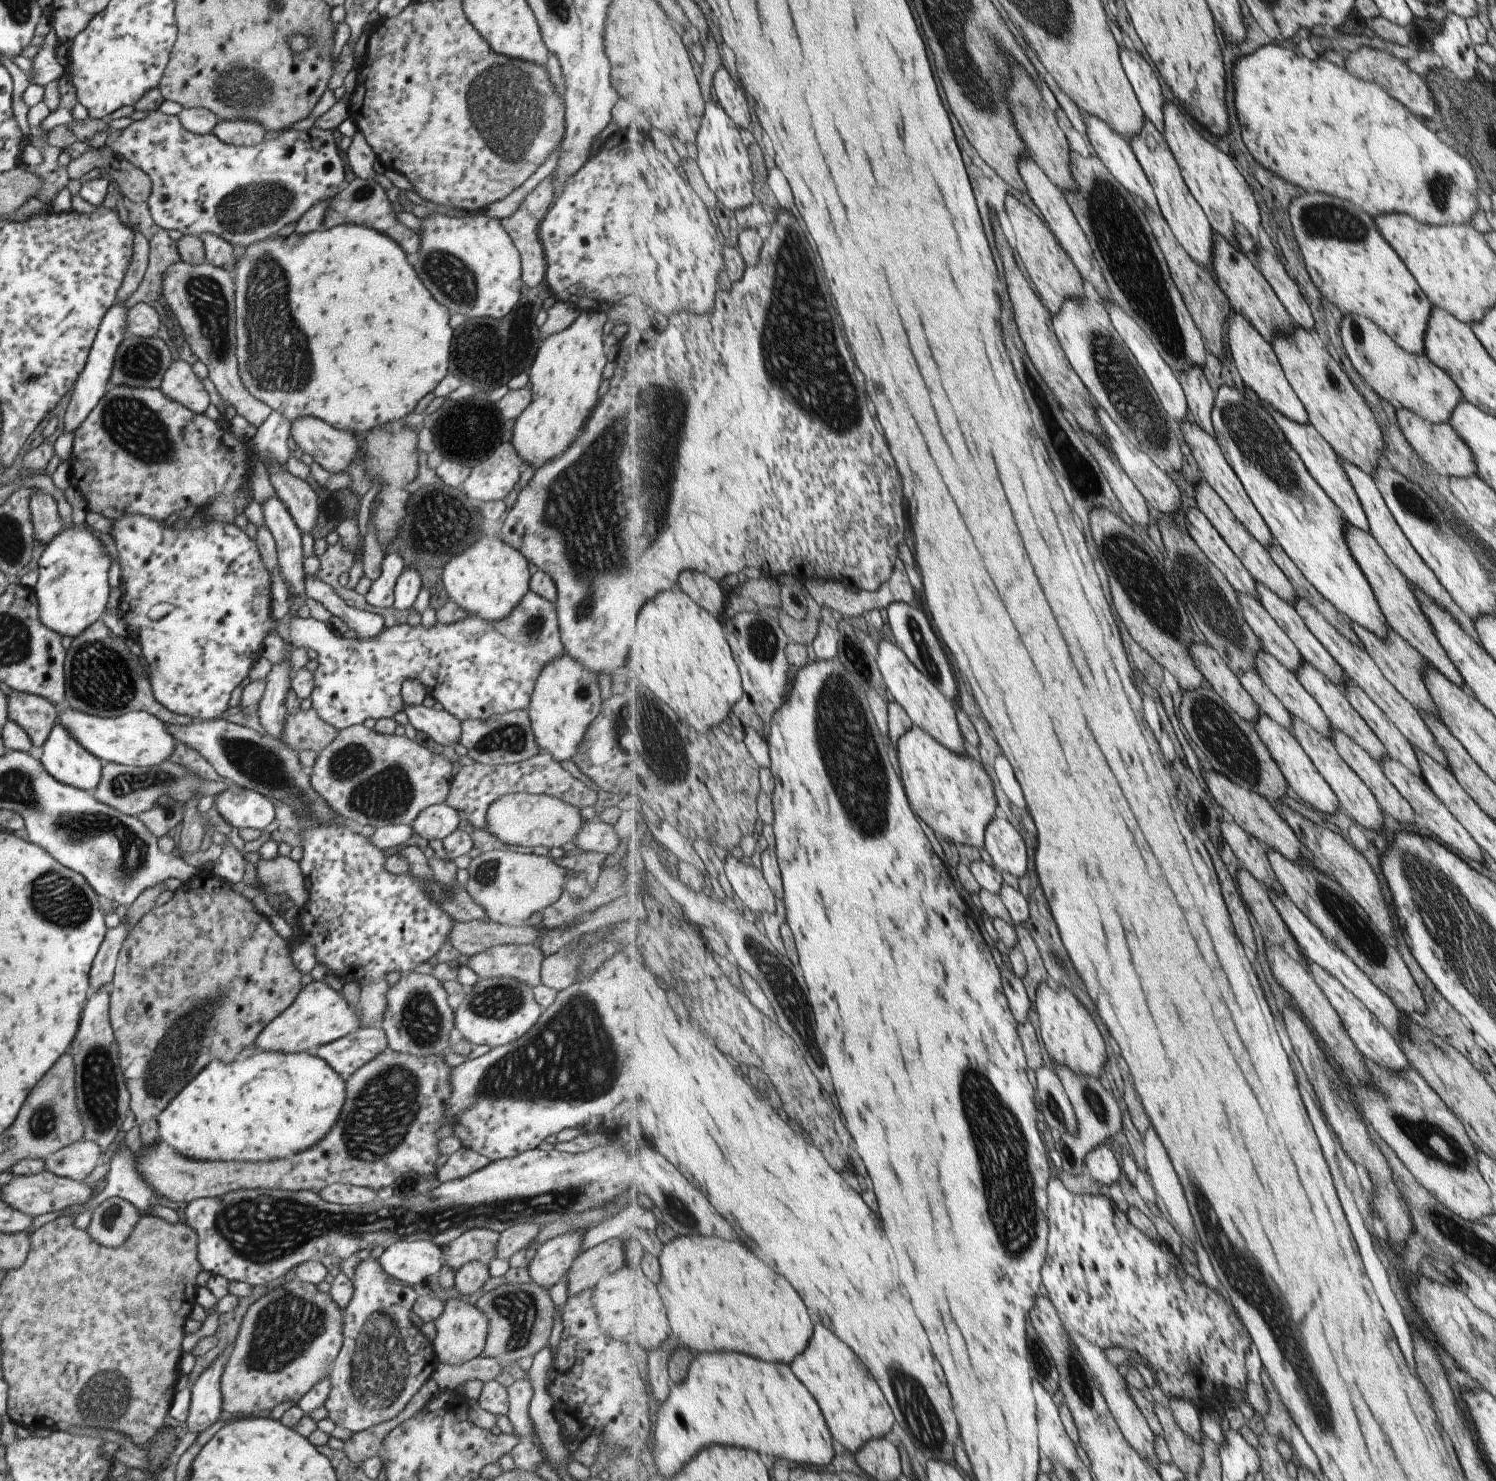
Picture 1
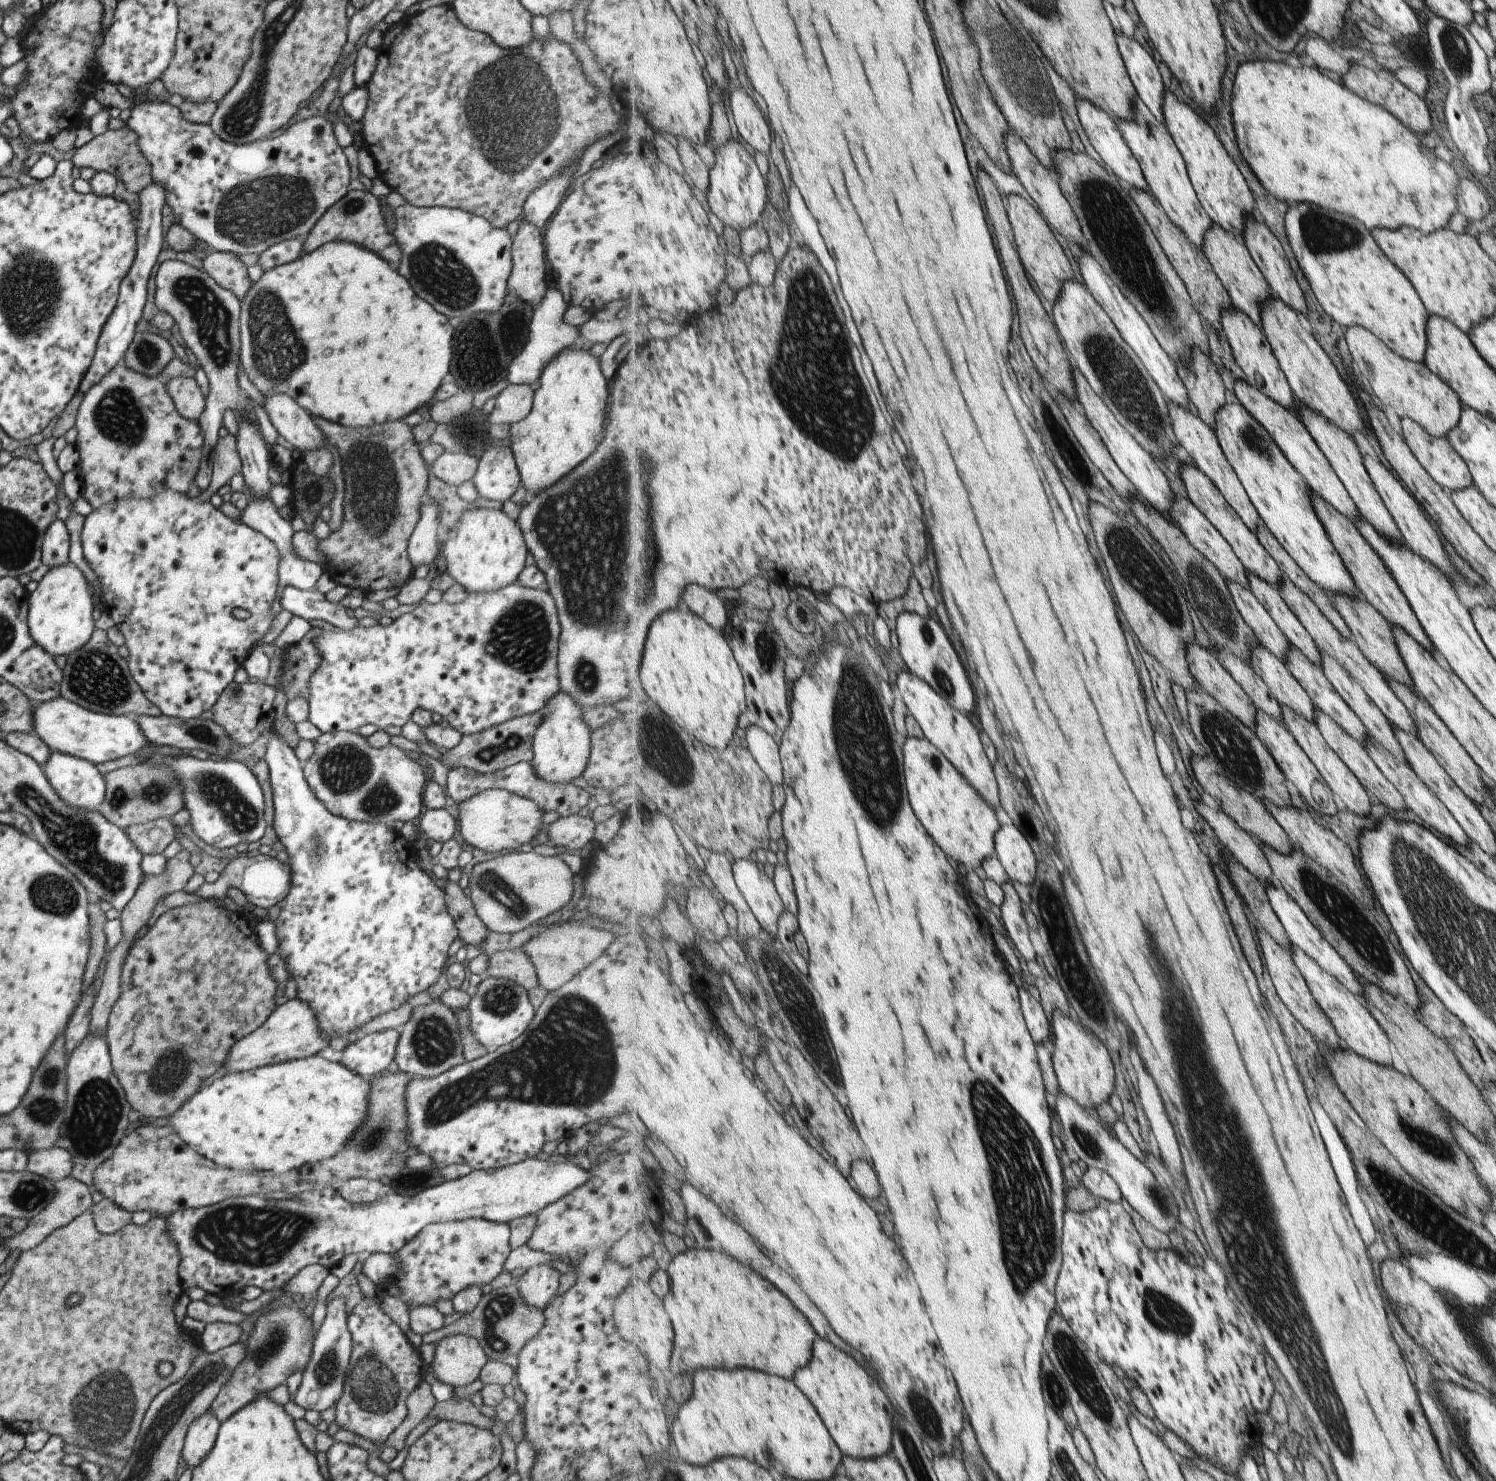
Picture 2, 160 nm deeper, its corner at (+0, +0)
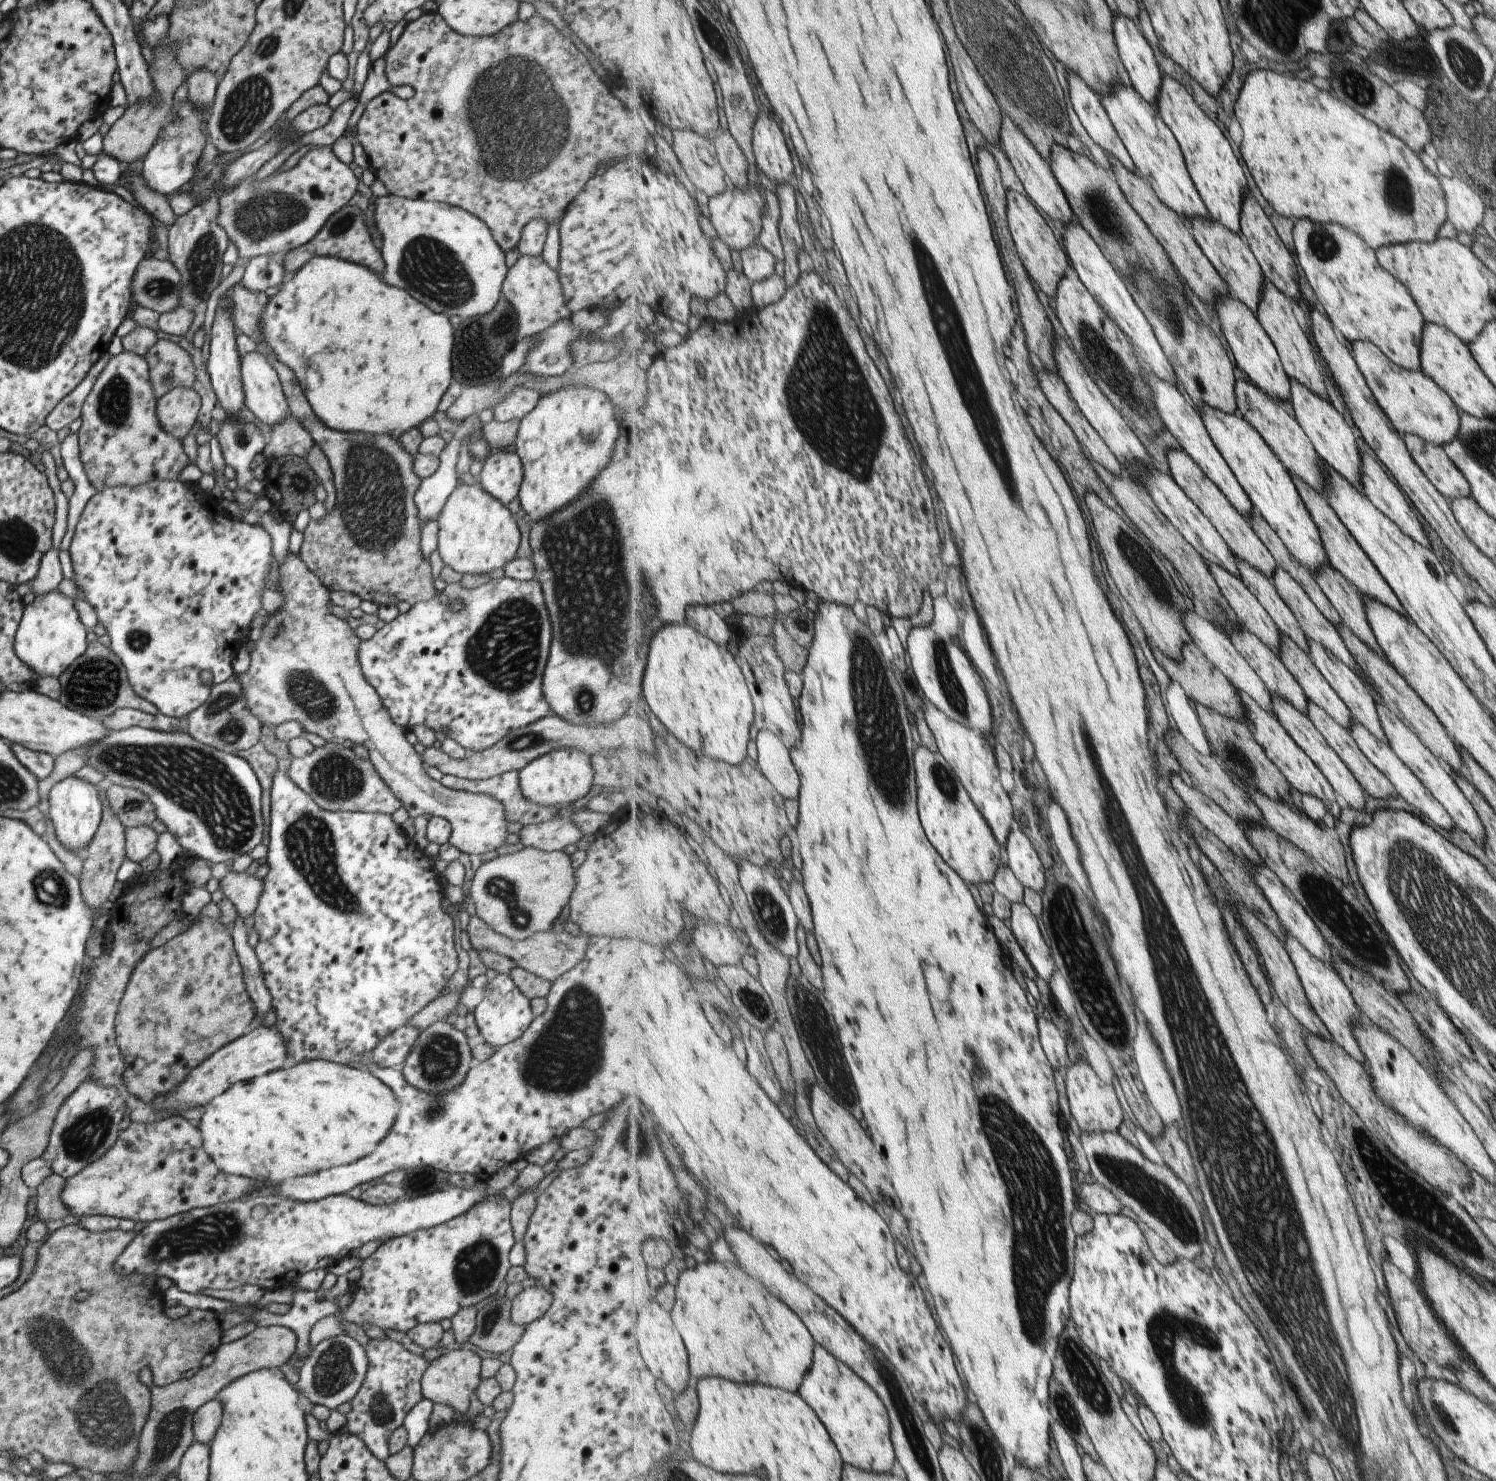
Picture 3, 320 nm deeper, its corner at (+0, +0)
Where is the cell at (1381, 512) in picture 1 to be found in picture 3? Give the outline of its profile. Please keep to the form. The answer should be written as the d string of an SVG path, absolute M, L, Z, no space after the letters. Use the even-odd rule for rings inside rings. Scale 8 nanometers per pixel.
M1291 378L1291 380L1290 402L1300 427L1313 444L1321 460L1362 492L1360 488L1360 453L1351 428L1347 426L1341 414L1335 410L1329 400L1312 393L1308 388L1305 388L1305 385L1299 384L1295 379Z

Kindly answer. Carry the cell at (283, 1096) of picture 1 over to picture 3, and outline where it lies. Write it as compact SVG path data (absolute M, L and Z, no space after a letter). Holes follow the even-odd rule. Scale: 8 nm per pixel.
M313 1059L232 1084L206 1104L197 1128L204 1151L225 1174L279 1182L348 1165L370 1155L391 1130L397 1111L397 1097L369 1071Z

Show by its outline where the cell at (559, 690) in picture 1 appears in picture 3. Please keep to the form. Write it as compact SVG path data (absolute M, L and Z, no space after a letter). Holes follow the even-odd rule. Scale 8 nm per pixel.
M556 749L518 770L518 785L525 800L539 806L567 806L589 792L594 770L590 758L577 749Z

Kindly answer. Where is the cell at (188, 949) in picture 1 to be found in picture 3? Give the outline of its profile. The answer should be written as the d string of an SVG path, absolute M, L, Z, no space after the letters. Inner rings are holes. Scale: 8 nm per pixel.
M197 916L197 921L185 933L151 949L135 965L117 1003L114 1035L125 1061L122 1080L127 1094L135 1094L146 1105L152 1104L155 1095L172 1091L184 1082L192 1068L222 1046L243 1036L253 1017L254 1010L244 989L232 935L217 918Z

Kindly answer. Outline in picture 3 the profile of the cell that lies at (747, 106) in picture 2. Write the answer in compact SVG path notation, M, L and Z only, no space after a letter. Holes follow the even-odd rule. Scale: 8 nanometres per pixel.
M760 112L754 128L754 151L758 167L769 180L779 185L795 184L791 183L795 164L785 134L777 126L777 122L765 116L765 112Z

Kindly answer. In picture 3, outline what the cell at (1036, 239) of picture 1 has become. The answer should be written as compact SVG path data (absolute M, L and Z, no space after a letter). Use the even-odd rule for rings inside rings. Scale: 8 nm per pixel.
M1014 190L1008 196L1008 221L1010 229L1023 264L1030 277L1038 284L1047 296L1056 296L1061 280L1065 278L1065 270L1069 266L1069 259L1063 246L1059 244L1055 232L1037 210L1037 204L1031 202L1030 196Z

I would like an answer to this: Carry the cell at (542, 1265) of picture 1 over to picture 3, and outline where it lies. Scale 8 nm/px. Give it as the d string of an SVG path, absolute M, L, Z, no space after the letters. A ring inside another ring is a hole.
M535 1284L523 1289L510 1300L510 1321L514 1325L526 1327L545 1314L551 1299L550 1292L543 1286Z

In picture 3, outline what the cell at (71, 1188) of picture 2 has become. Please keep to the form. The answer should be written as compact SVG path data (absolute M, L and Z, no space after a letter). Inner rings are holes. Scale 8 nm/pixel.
M53 1172L49 1173L33 1190L36 1192L36 1210L39 1220L57 1220L70 1214L60 1201L60 1190L63 1188L64 1178Z

